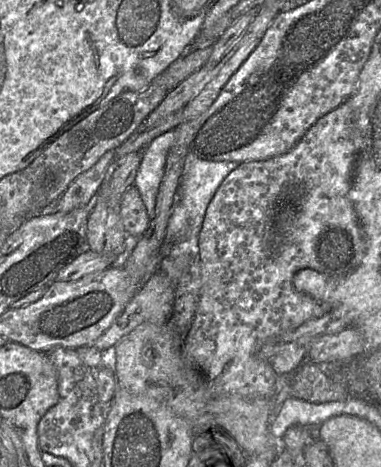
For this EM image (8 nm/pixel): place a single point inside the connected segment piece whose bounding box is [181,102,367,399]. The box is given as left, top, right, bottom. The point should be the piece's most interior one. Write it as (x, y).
(268, 219)

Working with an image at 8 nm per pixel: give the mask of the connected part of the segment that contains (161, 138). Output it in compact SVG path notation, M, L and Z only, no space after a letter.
M174 129L156 136L144 149L133 185L138 190L149 219L155 214L158 189L167 153L174 142Z

